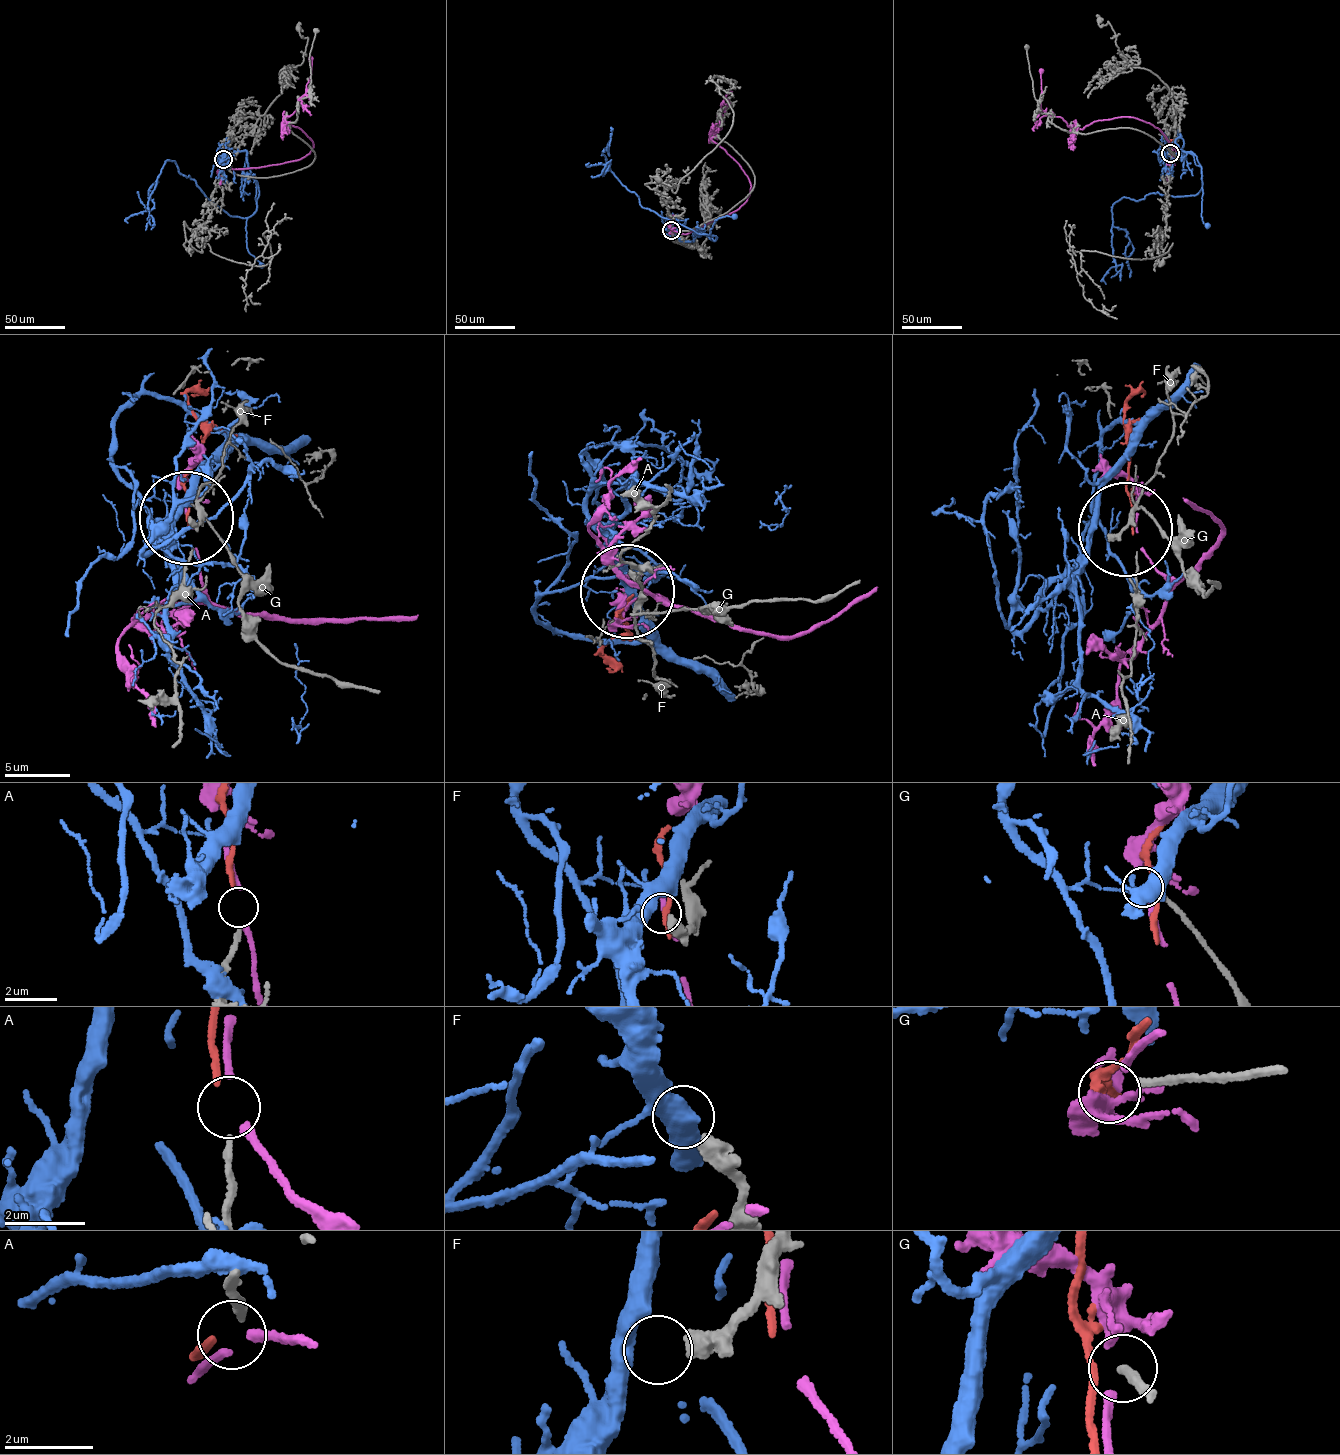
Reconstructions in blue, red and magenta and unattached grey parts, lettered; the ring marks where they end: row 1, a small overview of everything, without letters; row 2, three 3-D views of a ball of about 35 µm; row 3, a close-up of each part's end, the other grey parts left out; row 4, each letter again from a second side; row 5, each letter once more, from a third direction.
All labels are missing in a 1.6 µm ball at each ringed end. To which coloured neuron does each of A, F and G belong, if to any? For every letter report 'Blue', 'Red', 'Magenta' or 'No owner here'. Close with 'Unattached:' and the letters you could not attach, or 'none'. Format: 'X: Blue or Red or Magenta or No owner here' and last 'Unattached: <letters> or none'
A: Red
F: No owner here
G: No owner here
Unattached: F, G

